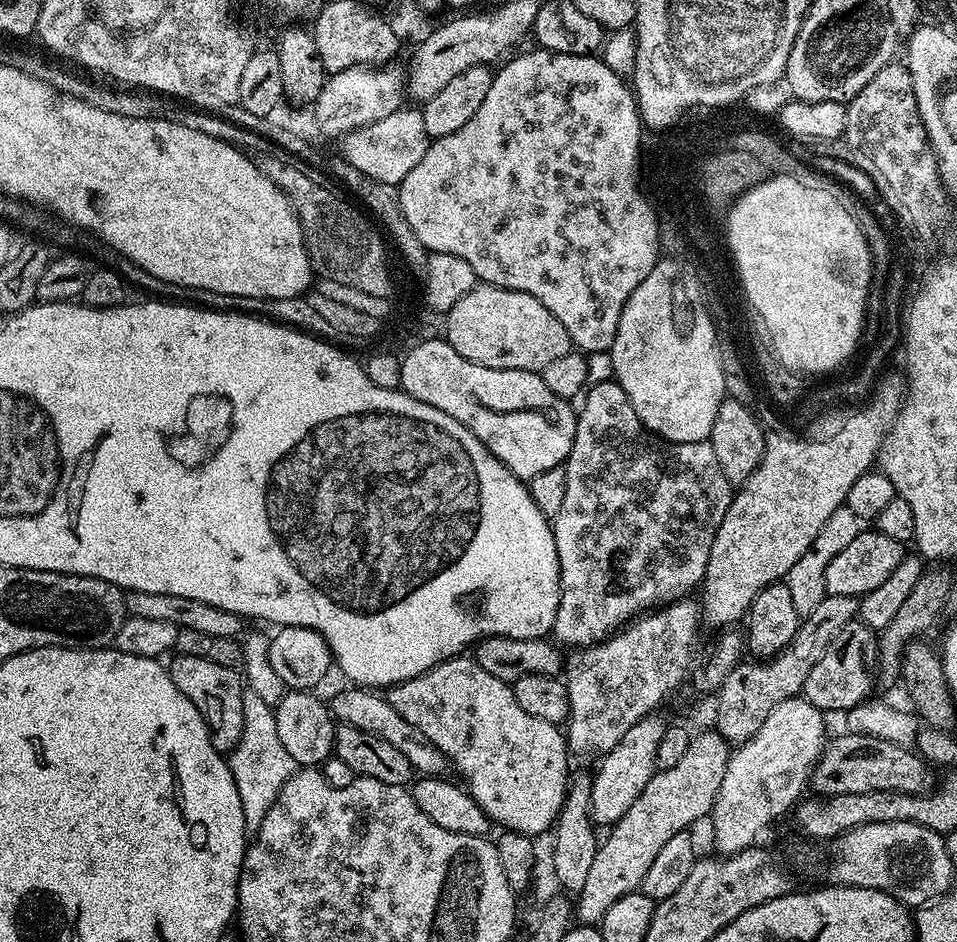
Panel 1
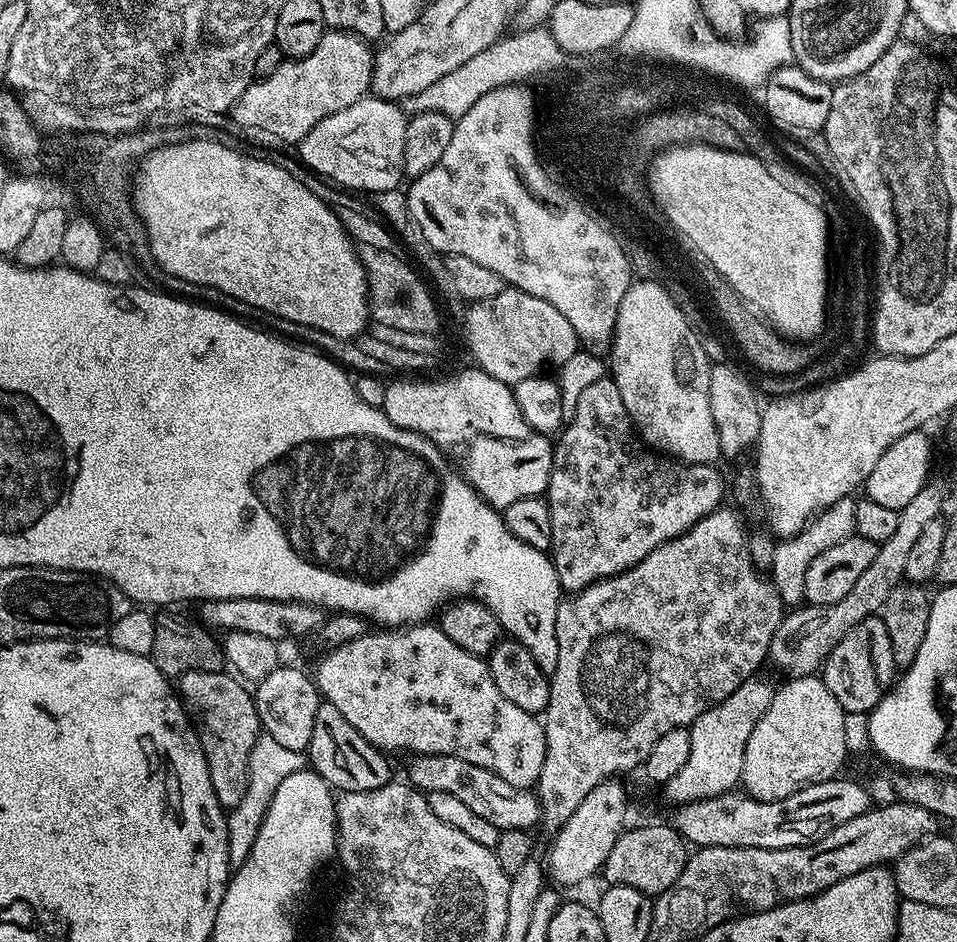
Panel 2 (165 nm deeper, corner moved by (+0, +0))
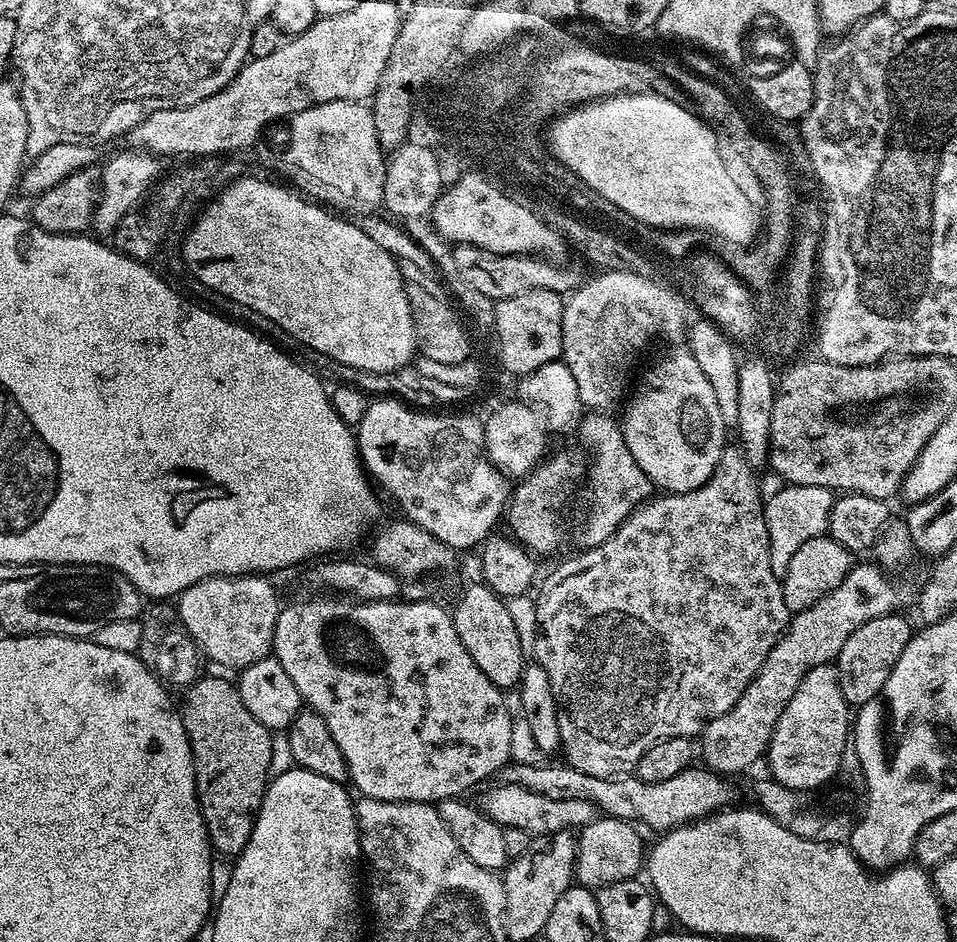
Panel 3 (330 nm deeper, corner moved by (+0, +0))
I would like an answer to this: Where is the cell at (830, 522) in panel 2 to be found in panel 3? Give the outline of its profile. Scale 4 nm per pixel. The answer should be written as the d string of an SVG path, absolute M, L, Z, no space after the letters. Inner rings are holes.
M788 484L780 486L772 497L767 497L764 505L764 521L770 538L770 566L774 574L784 577L786 566L790 566L790 558L802 547L802 542L810 542L810 538L825 535L828 530L828 519L832 509L834 492L831 488L822 486L802 486Z

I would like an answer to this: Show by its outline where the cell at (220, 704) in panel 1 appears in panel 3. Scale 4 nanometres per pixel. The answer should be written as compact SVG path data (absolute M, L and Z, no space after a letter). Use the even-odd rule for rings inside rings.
M204 674L193 684L187 685L185 692L188 693L184 696L184 705L181 703L178 711L192 747L196 797L206 822L208 839L221 857L235 858L240 855L254 830L256 815L262 806L264 791L268 788L273 733L262 726L262 722L258 722L250 710L246 710L246 702L242 702L239 687L233 681L231 684L220 676Z

